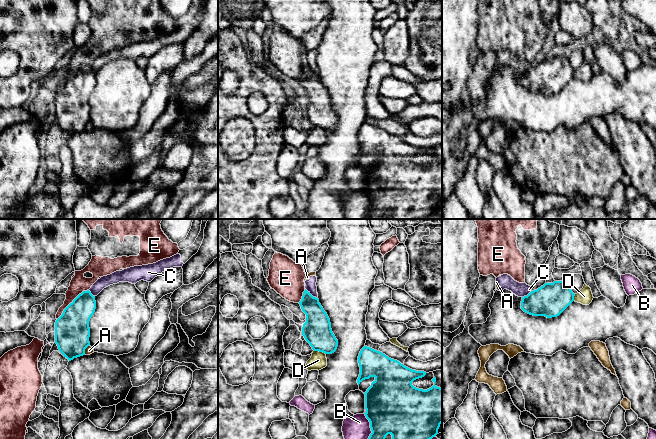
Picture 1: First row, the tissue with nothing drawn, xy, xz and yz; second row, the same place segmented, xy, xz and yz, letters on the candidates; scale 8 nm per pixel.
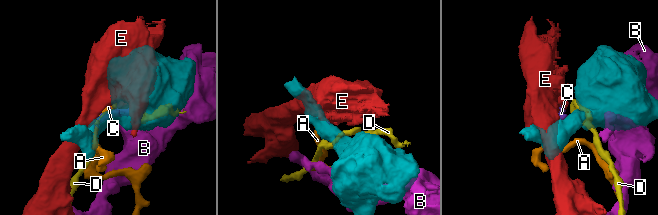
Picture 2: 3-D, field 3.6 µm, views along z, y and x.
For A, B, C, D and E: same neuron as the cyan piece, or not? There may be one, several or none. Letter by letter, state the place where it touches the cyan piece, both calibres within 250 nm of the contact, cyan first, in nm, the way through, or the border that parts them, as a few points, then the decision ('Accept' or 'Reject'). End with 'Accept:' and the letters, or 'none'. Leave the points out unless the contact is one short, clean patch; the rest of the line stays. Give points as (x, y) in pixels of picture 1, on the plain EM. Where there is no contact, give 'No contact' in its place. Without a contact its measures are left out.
A: Touches cyan at xy (85, 124). Thickness 280 nm (cyan) against 70 nm. Reject
B: Touches cyan at xz (370, 203). Thickness 460 nm (cyan) against 220 nm. Reject
C: Touches cyan at xz (310, 70). Thickness 200 nm (cyan) against 100 nm. Boundary: xz (305, 64), (317, 74). Reject
D: Touches cyan at xz (320, 127). Thickness 220 nm (cyan) against 140 nm. Boundary: xz (314, 126), (325, 130). Reject
E: Touches cyan at xy (72, 78). Thickness 280 nm (cyan) against 140 nm. Reject
Accept: none

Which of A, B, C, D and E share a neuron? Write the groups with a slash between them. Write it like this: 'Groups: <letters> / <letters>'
Groups: A C / B / D / E

